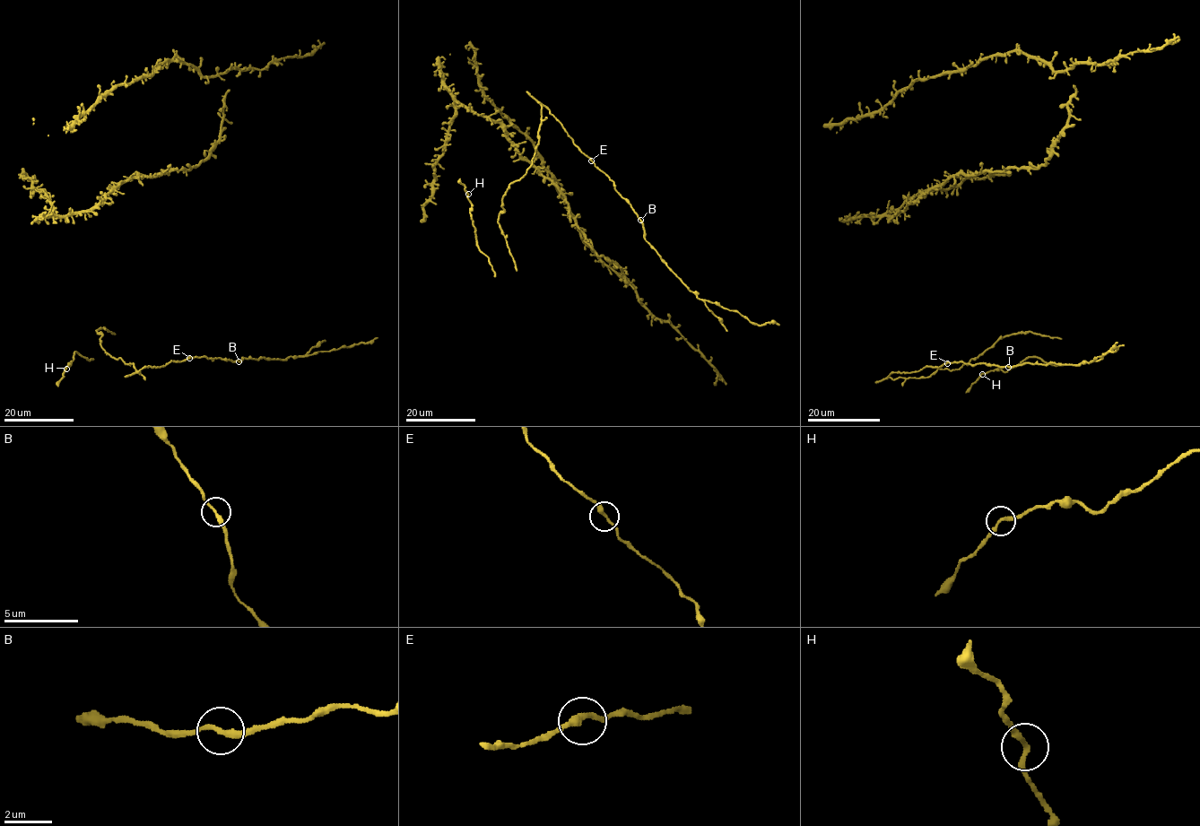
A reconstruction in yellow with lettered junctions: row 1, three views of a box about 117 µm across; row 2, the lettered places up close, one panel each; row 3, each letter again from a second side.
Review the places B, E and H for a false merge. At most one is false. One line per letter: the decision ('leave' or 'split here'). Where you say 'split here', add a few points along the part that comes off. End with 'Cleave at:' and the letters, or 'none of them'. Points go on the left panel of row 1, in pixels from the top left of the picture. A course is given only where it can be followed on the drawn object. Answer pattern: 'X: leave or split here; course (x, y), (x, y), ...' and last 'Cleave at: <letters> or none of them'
B: split here; course (239, 361), (242, 358), (285, 360), (291, 356), (308, 356), (369, 343), (378, 337)
E: leave
H: leave
Cleave at: B

